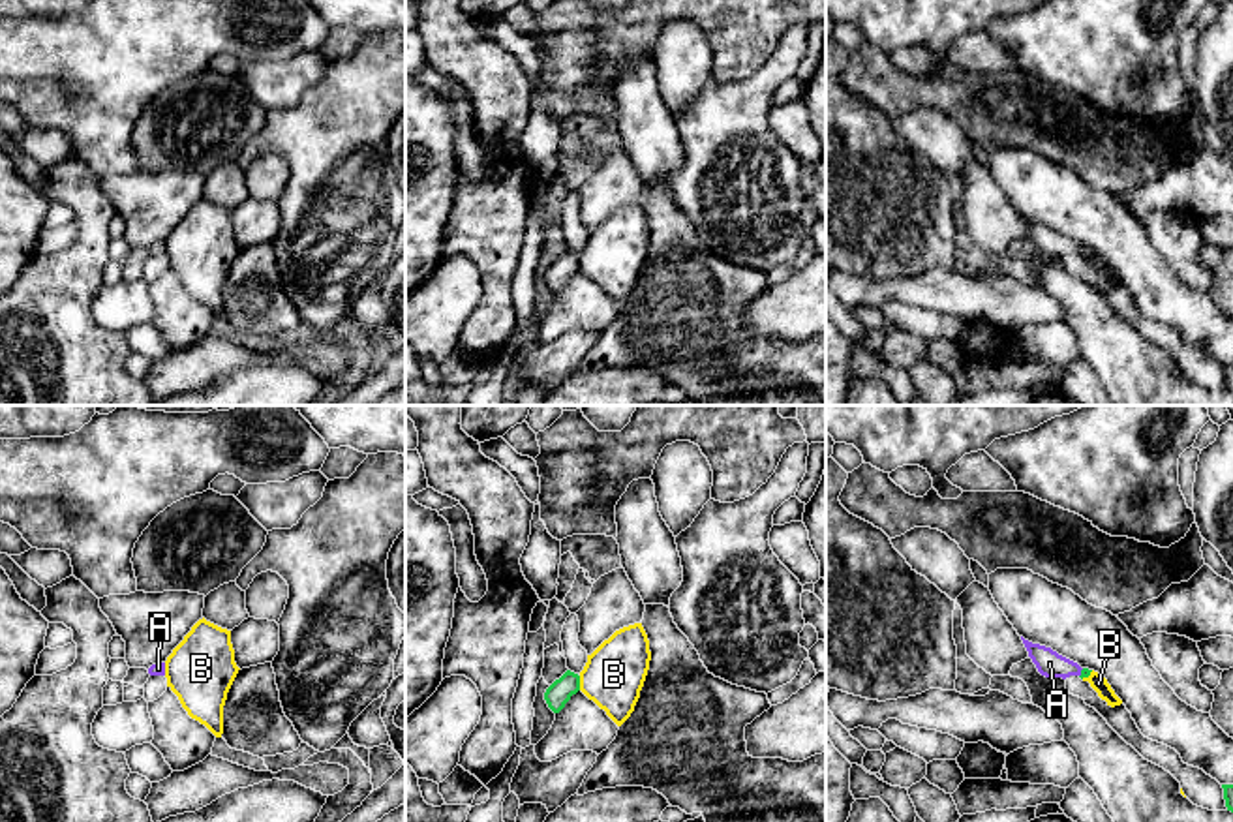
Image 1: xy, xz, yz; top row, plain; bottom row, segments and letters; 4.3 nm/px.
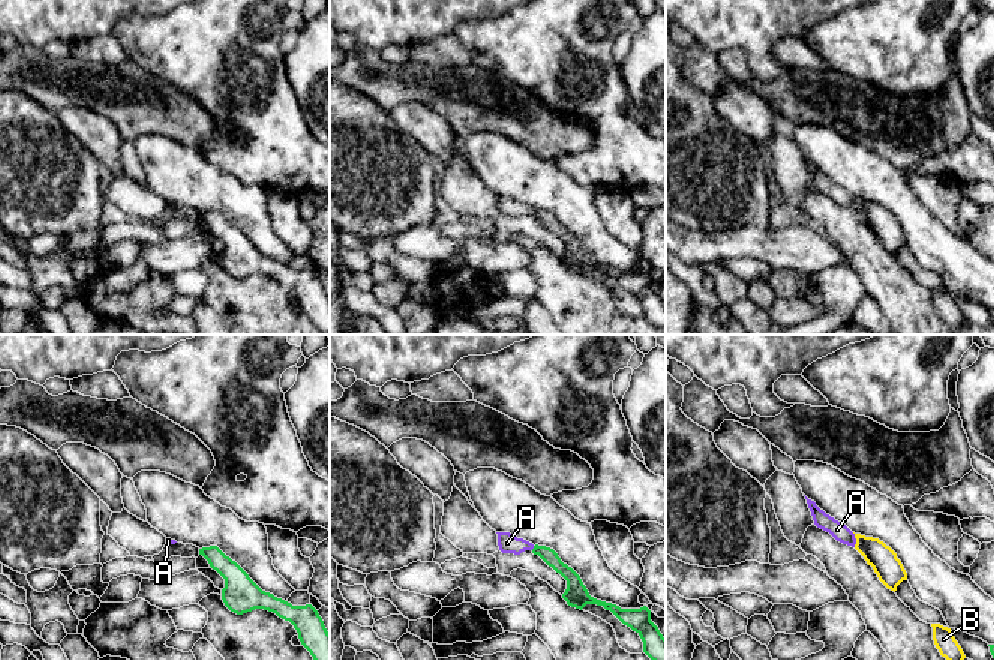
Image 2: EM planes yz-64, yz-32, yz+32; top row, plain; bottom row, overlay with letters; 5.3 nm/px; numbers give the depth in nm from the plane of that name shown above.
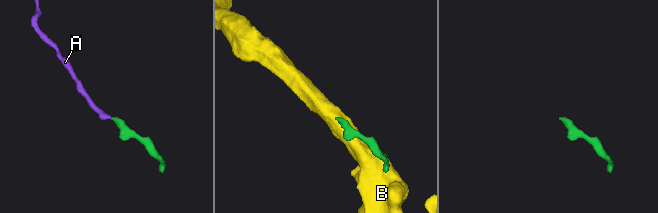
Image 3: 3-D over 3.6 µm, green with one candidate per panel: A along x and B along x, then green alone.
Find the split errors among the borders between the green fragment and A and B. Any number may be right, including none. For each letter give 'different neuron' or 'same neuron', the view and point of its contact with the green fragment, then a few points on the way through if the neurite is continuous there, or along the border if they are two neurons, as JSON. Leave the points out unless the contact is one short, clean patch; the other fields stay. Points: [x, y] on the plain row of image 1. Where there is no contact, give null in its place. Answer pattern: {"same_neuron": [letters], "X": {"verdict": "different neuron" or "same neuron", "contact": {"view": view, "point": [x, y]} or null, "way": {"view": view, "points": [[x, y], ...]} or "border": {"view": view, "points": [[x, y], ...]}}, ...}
{"same_neuron": ["A"], "A": {"verdict": "same neuron", "contact": {"view": "yz", "point": [1081, 252]}, "way": {"view": "yz", "points": [[1085, 252], [1081, 252], [1050, 243]]}}, "B": {"verdict": "different neuron", "contact": {"view": "xz", "point": [578, 263]}}}

